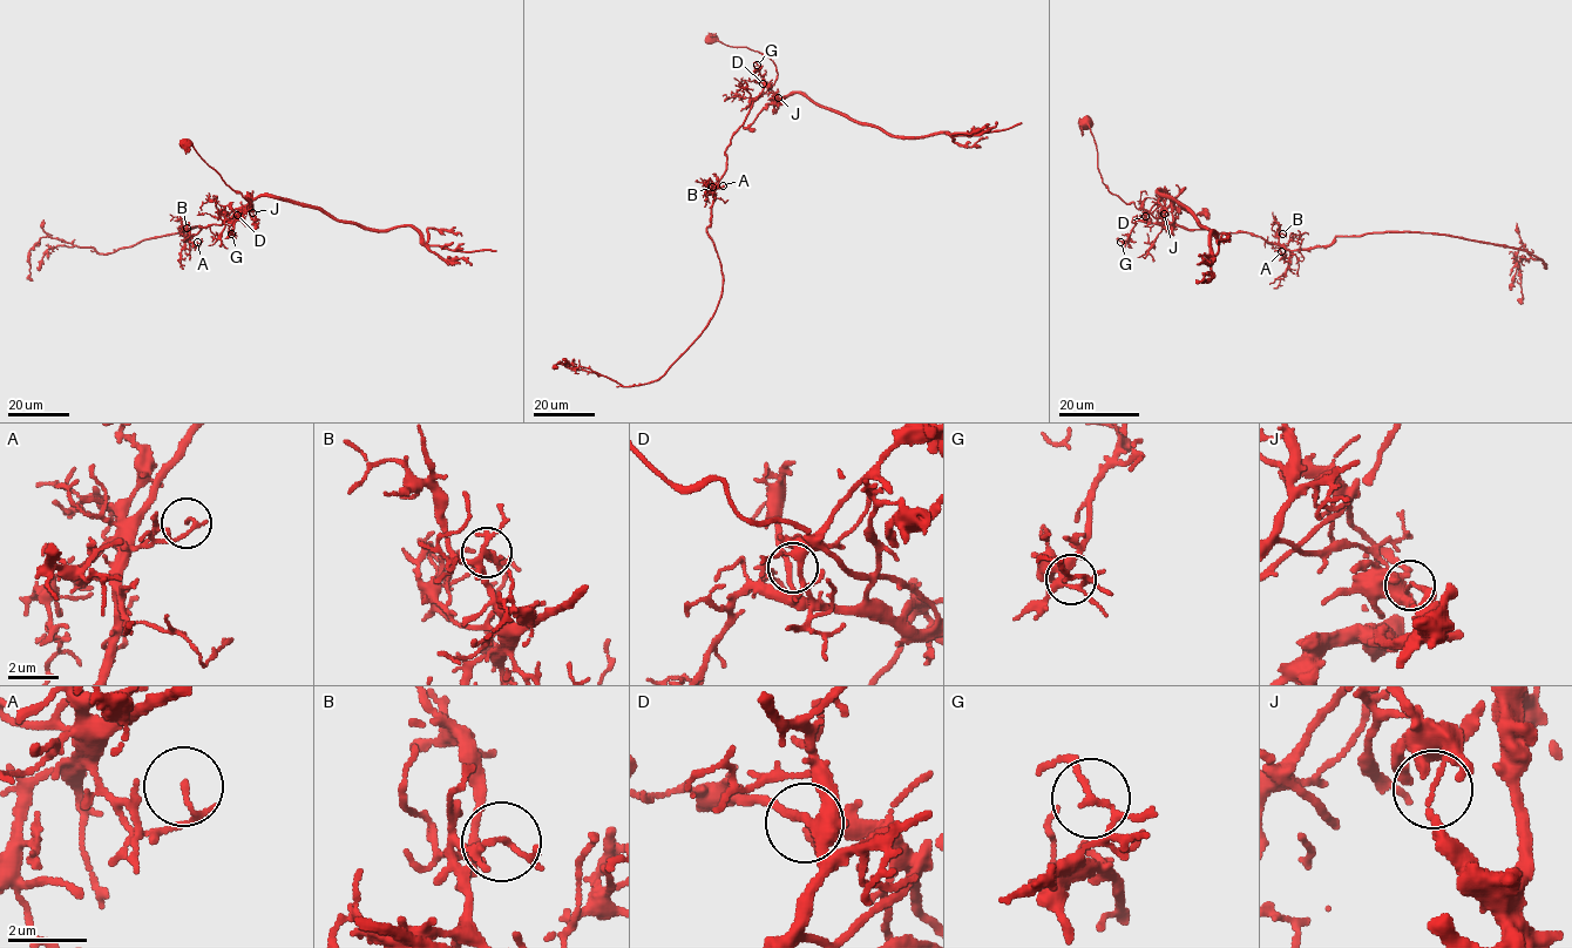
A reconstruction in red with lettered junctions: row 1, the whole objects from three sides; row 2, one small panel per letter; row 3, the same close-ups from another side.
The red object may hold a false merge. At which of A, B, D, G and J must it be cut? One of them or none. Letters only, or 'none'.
J

